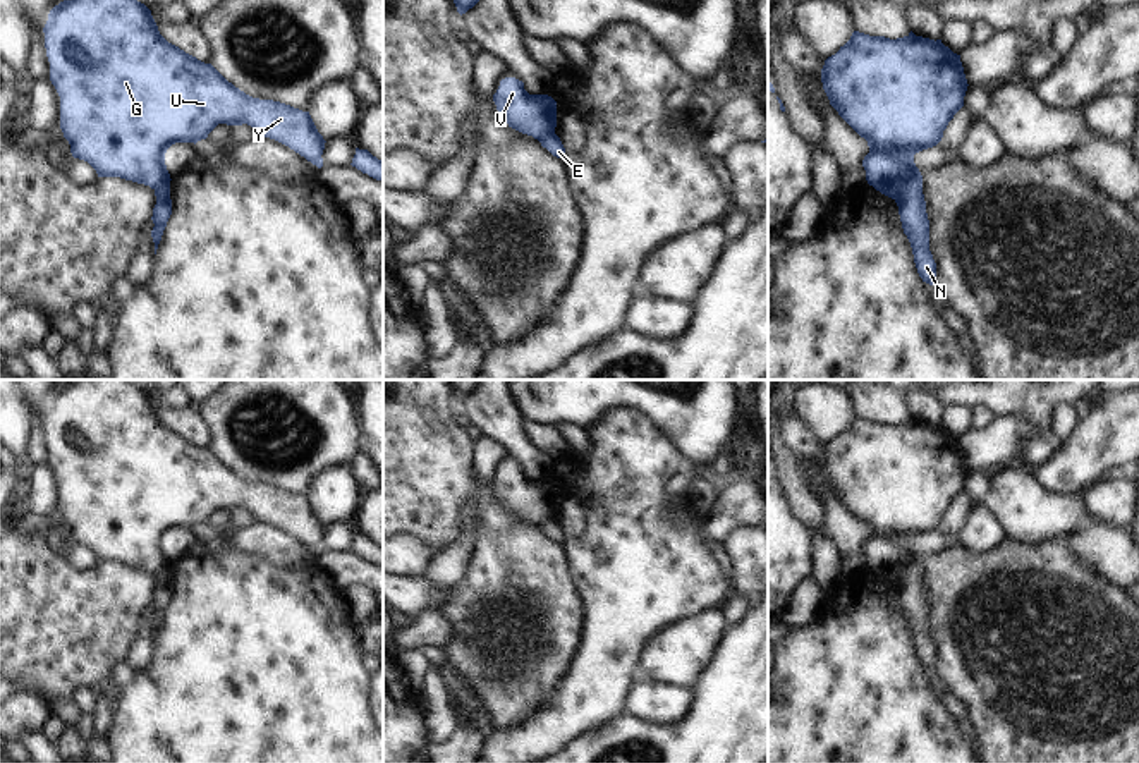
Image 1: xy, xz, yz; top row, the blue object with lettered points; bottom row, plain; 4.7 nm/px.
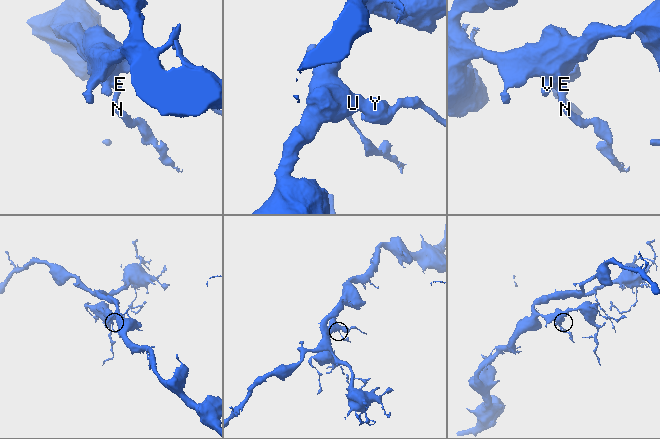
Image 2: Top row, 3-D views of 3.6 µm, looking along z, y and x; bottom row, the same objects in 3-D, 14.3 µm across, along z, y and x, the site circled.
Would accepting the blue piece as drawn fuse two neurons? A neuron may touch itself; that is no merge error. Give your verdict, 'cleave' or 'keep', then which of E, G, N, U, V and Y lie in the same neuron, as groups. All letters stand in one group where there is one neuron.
cleave; groups E N / G U V Y

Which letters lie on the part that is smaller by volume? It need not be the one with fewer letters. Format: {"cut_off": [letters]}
{"cut_off": ["E", "N"]}

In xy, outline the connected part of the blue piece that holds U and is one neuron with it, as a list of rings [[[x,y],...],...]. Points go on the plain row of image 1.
[[[76,380],[55,390],[43,412],[50,466],[60,481],[60,514],[74,543],[88,546],[98,562],[120,562],[160,572],[170,567],[165,538],[175,528],[198,528],[218,510],[251,510],[308,546],[323,552],[325,524],[309,497],[259,485],[168,428],[151,395],[131,380]]]

